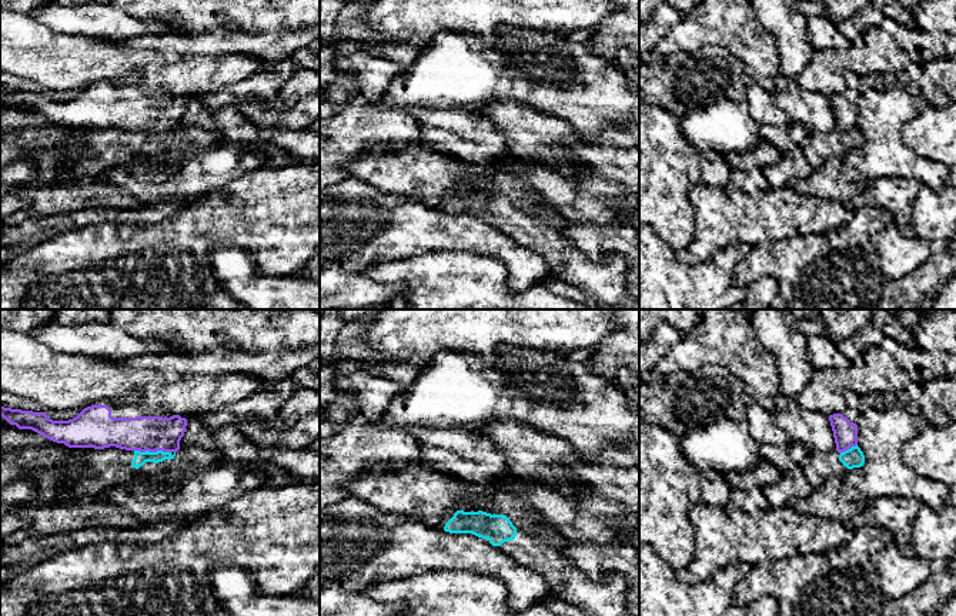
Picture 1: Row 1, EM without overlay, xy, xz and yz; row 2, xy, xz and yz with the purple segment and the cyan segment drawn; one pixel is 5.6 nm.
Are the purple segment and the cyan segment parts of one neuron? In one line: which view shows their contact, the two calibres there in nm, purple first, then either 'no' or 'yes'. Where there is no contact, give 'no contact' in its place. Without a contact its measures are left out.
xy | 200/80 nm | no

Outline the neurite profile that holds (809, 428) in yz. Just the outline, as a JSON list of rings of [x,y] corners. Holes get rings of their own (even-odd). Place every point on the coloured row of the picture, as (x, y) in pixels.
[[[779,395],[773,418],[790,442],[802,443],[810,451],[836,451],[830,421],[825,414],[803,409],[795,399]]]

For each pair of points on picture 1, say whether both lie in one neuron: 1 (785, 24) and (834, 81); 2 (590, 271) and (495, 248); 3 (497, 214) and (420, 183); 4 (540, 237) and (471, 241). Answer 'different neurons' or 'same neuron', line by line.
1: different neurons
2: different neurons
3: same neuron
4: different neurons

